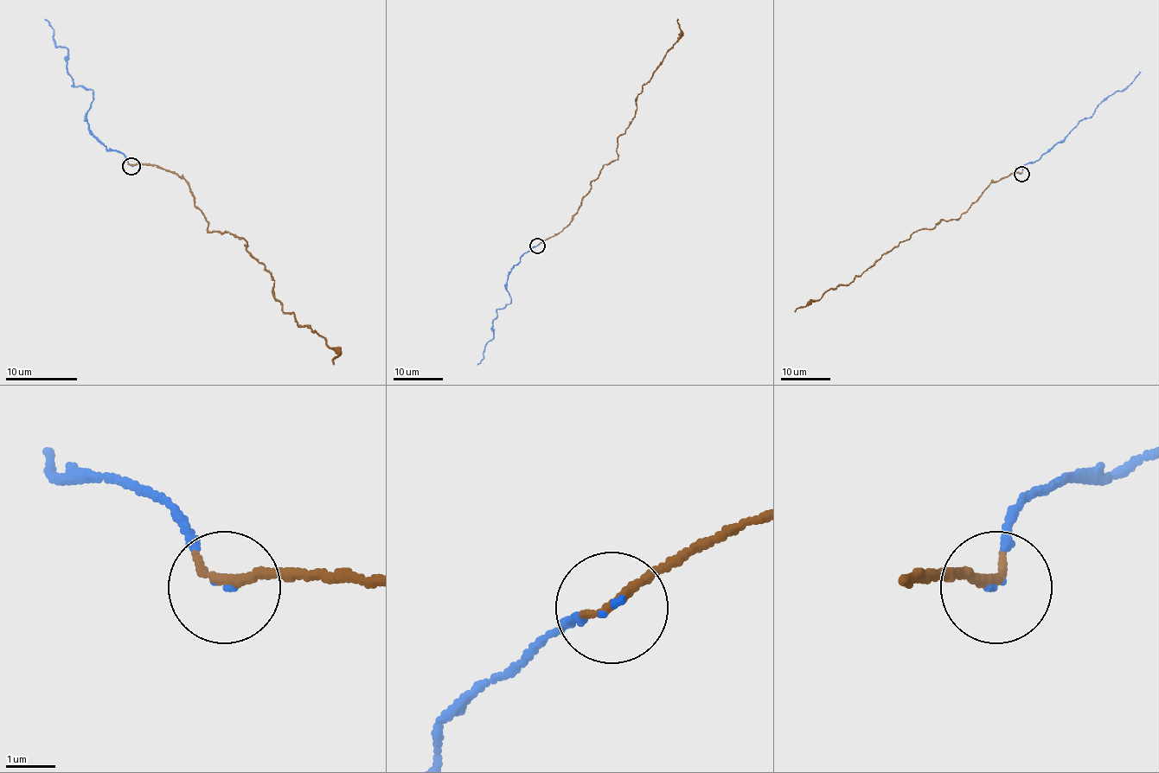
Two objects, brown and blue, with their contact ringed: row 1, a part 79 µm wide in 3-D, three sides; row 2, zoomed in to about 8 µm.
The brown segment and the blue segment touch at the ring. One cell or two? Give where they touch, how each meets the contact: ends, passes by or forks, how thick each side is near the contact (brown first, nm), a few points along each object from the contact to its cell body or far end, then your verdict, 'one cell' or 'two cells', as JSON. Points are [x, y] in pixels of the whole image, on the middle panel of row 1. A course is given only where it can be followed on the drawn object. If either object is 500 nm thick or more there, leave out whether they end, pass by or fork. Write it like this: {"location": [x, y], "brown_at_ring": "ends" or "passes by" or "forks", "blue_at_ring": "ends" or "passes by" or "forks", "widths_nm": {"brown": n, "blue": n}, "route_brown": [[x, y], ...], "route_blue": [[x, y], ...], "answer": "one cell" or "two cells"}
{"location": [537, 245], "brown_at_ring": "ends", "blue_at_ring": "ends", "widths_nm": {"brown": 200, "blue": 70}, "route_brown": [[538, 245], [558, 233], [605, 163], [617, 157], [617, 137], [635, 115], [643, 86], [676, 41], [677, 19]], "route_blue": [[538, 245], [521, 256], [509, 273], [507, 289], [510, 303], [496, 309], [493, 337], [477, 365]], "answer": "one cell"}

